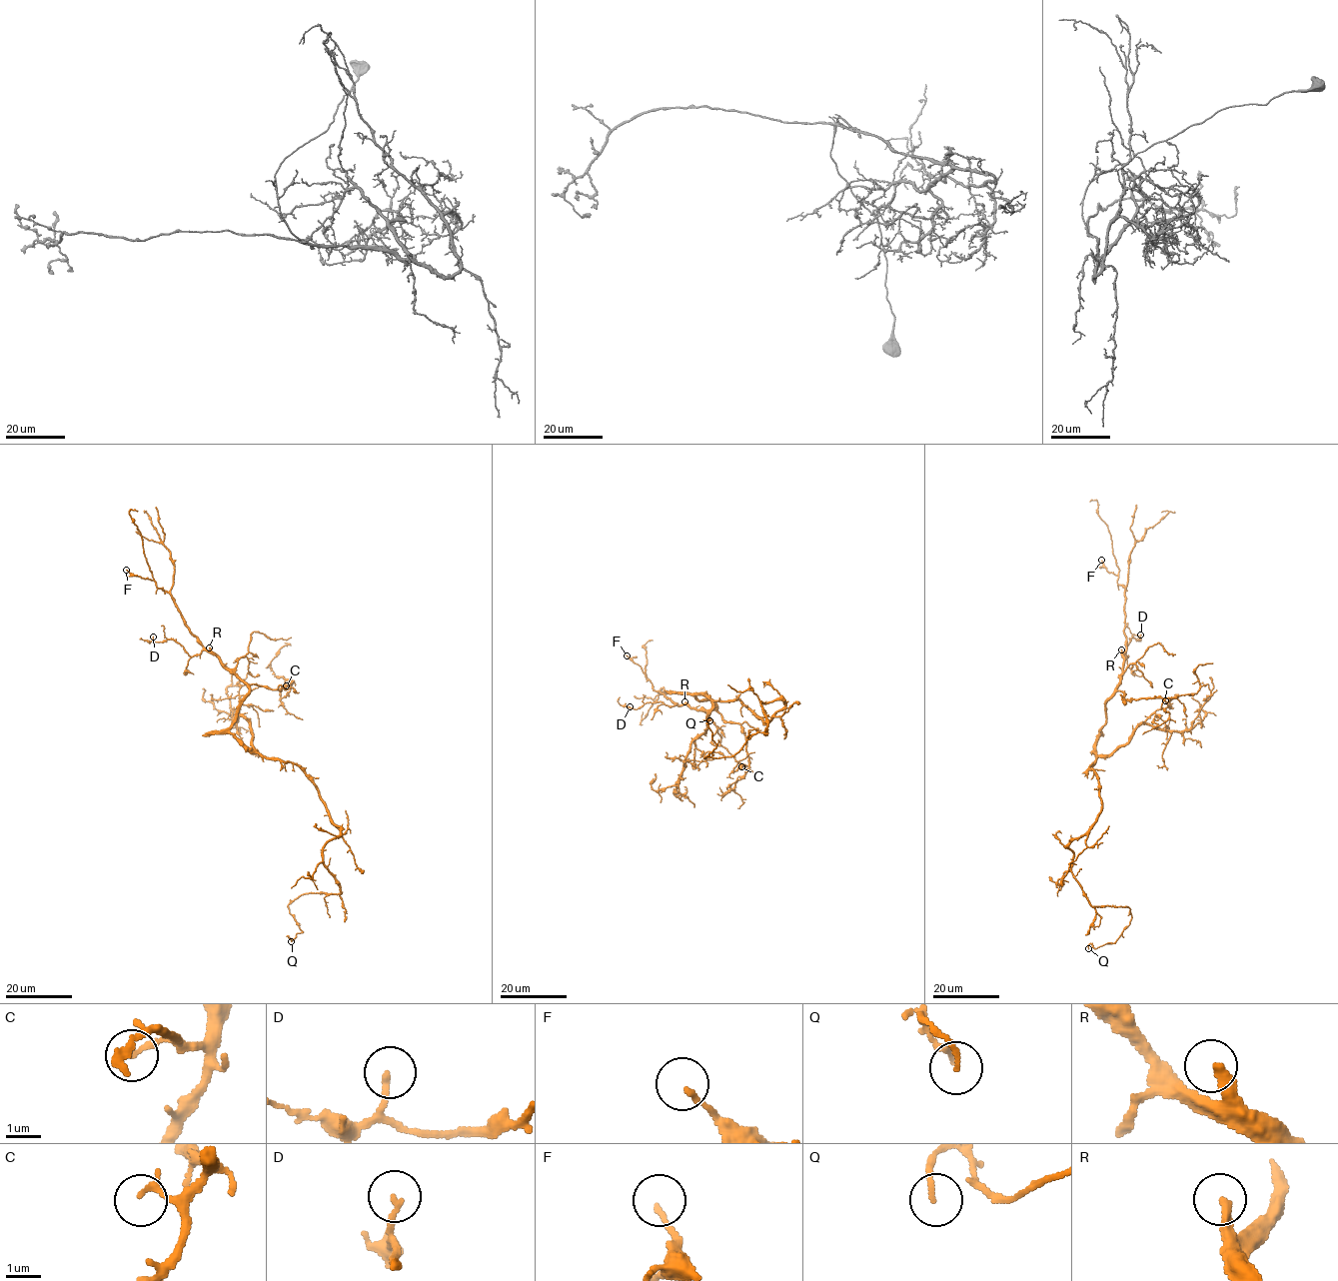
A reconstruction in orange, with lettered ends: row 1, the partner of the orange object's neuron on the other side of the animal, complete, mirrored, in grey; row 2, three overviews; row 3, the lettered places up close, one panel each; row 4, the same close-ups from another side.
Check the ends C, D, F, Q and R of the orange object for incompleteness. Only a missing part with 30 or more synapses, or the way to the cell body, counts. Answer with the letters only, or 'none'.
R

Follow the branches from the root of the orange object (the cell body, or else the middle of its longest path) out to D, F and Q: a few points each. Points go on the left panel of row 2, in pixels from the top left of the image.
D: (273, 758), (250, 751), (230, 731), (248, 691), (244, 682), (211, 652), (190, 655), (173, 640), (153, 637)
F: (273, 758), (250, 751), (230, 731), (246, 685), (203, 646), (171, 596), (153, 580), (126, 570)
Q: (273, 758), (301, 768), (341, 827), (323, 848), (341, 892), (289, 903), (302, 931), (291, 941)

